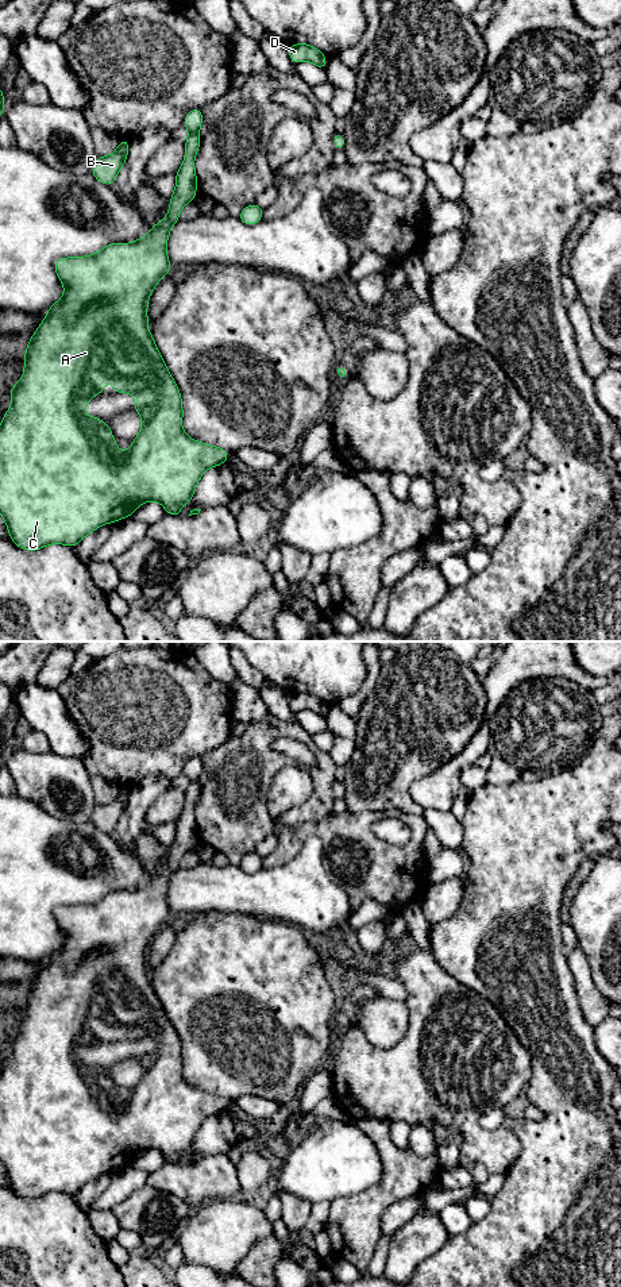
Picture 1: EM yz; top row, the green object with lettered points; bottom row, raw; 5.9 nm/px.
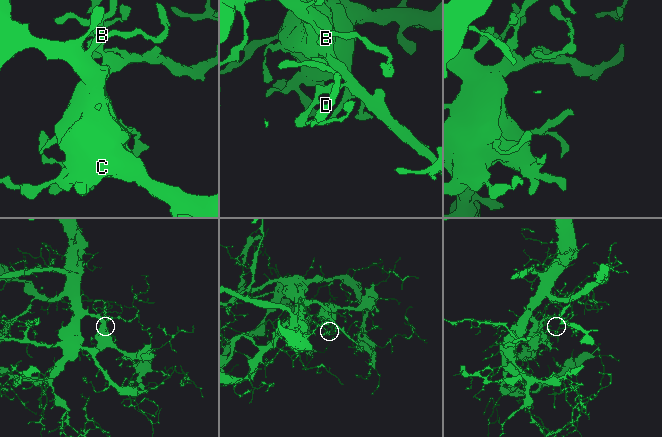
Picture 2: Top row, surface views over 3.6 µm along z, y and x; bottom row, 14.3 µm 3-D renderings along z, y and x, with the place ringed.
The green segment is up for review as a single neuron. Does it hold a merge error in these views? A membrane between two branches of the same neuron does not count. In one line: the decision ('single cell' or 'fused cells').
single cell

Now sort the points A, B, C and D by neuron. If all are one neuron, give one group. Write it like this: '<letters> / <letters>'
A B C D

